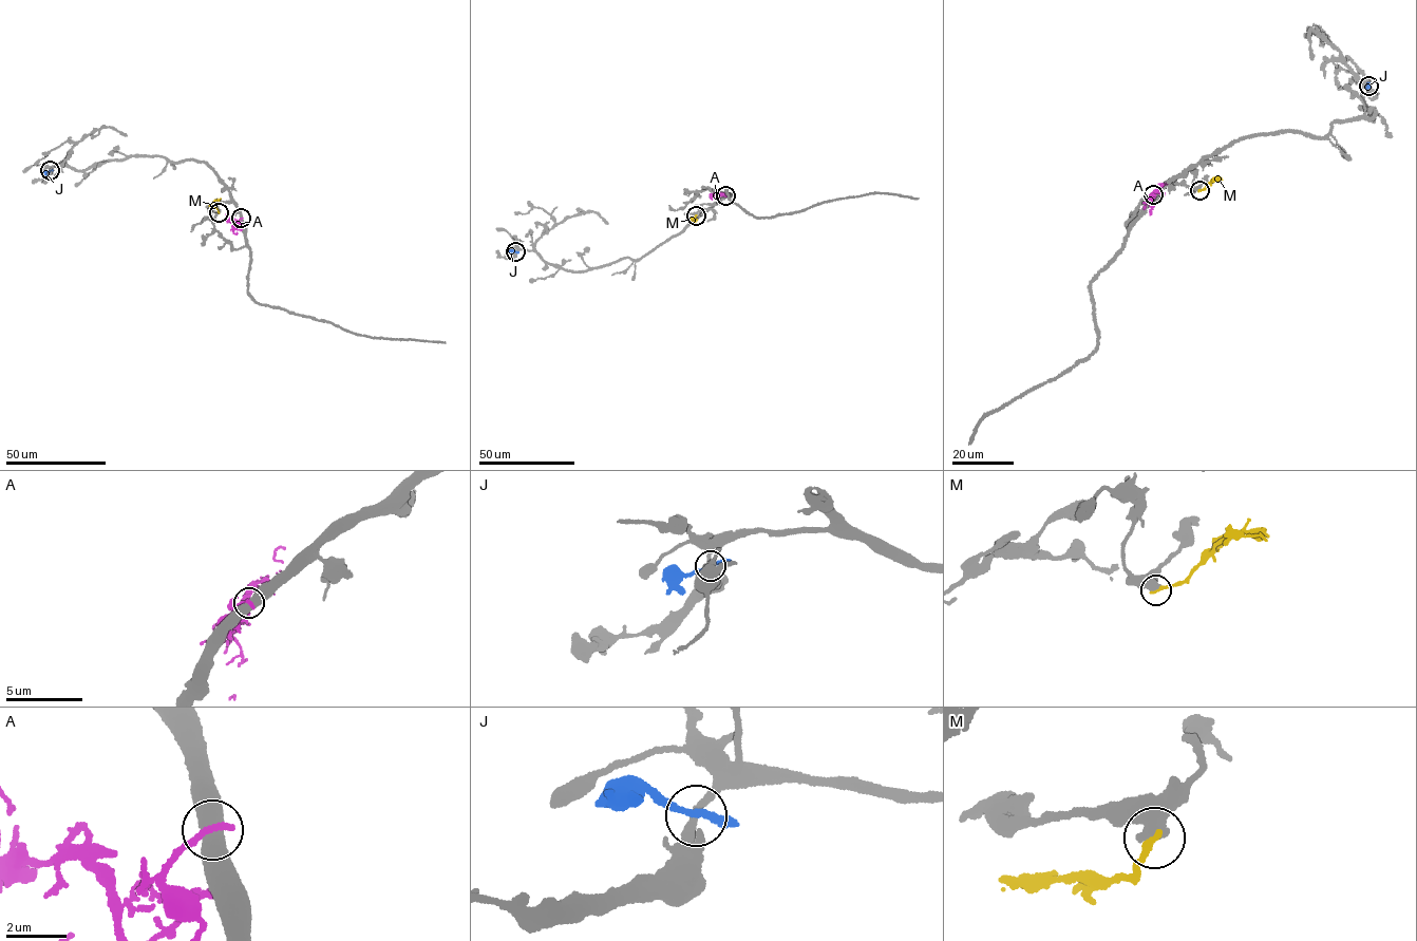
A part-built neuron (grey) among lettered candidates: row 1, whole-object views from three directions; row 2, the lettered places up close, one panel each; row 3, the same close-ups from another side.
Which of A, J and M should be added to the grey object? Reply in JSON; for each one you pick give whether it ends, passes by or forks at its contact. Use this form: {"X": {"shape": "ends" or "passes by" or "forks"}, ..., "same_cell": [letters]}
{"same_cell": []}

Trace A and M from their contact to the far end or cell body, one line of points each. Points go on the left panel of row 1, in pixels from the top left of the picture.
A: (242, 218), (237, 223), (228, 220), (228, 217)
M: (219, 212), (213, 203), (221, 199)

